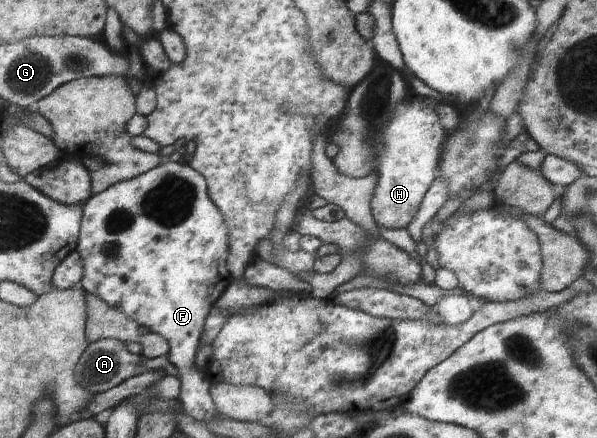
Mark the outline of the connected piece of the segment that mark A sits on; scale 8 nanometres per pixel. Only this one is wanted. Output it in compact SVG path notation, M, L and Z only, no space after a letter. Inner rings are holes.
M101 338L93 343L88 343L82 351L81 357L75 366L77 384L84 387L92 395L106 392L130 377L146 371L142 366L142 354L130 353L123 342L116 339Z

